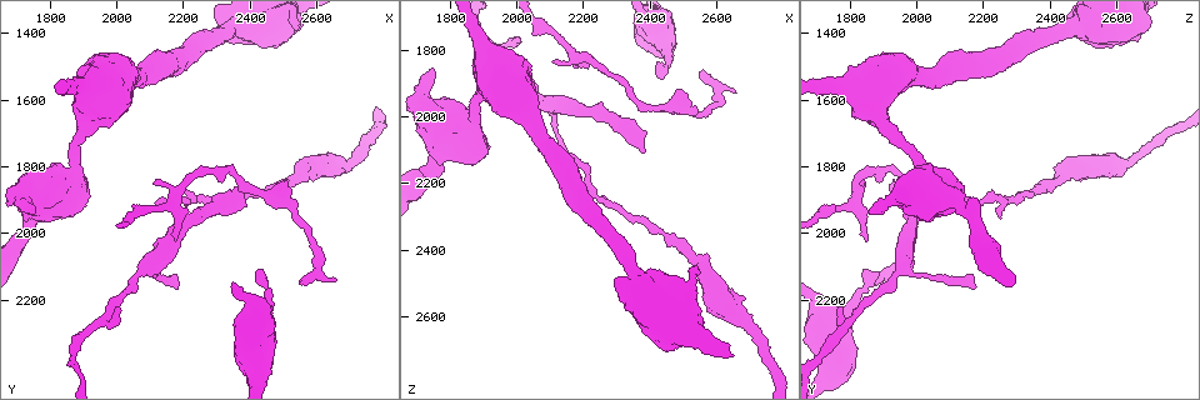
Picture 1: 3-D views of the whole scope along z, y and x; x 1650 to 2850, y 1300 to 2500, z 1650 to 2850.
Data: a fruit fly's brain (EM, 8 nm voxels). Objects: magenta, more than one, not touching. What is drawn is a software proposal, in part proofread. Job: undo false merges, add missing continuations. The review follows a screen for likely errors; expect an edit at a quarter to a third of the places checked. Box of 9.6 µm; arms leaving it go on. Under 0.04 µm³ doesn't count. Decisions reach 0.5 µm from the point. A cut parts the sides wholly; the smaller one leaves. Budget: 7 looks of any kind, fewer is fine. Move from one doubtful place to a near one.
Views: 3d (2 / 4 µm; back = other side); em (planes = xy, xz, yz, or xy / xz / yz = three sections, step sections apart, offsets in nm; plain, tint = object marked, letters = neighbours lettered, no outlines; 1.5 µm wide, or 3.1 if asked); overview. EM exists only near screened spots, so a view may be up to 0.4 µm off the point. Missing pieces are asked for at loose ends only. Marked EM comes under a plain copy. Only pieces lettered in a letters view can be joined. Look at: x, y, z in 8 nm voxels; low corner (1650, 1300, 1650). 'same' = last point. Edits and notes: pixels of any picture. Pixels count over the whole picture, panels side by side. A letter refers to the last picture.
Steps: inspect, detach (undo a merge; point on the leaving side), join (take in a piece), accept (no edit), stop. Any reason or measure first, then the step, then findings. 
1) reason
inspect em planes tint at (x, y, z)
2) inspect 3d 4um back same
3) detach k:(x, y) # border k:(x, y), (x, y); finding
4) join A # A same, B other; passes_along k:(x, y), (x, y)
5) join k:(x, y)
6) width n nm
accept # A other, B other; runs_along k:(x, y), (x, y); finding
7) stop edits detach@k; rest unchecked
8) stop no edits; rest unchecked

an open end
inspect 3d 4um at (2370, 1880, 2110)

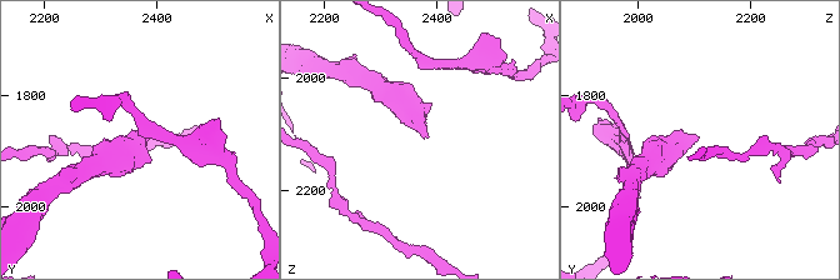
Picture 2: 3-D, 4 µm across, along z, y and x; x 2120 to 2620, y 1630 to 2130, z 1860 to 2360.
inspect em planes letters at (2380, 1875, 2110)

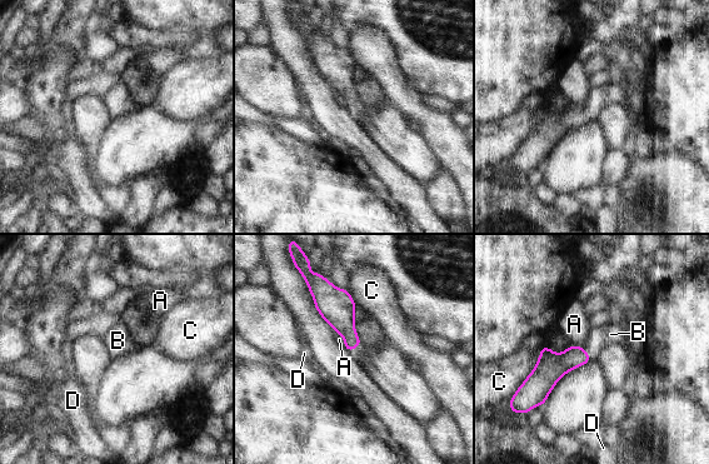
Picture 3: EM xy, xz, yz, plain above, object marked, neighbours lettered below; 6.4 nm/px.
join B # A other, B same, C other, D other; passes_along 3:(550, 367), (587, 353), (599, 337); it goes on there

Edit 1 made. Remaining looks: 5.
see it whole again
inspect overview

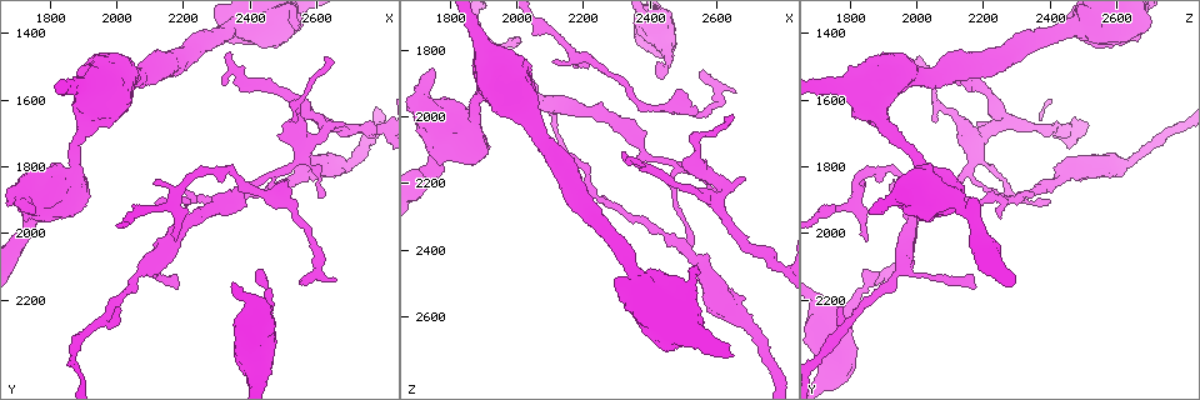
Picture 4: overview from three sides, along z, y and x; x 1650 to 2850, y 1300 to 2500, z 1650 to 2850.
an open end
inspect 3d 4um at (2440, 2110, 1880)

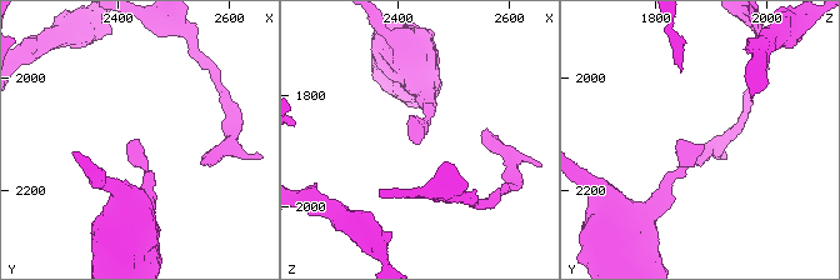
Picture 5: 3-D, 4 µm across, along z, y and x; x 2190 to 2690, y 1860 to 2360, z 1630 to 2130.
inspect em xy step 8 tint at (2440, 2120, 1885)

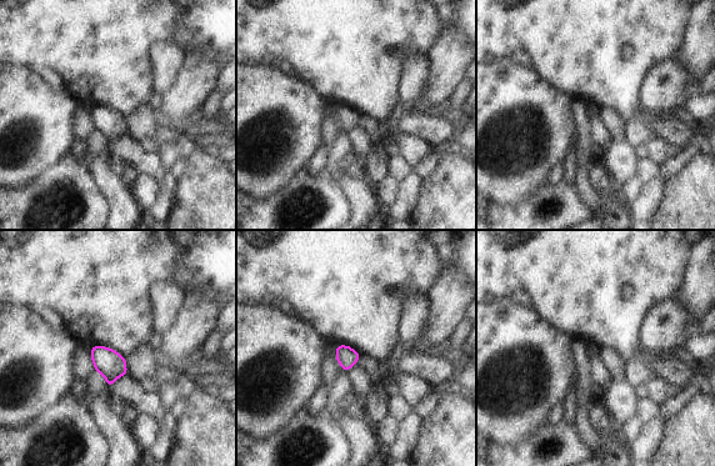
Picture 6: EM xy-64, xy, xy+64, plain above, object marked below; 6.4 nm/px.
another direction
inspect em planes letters same

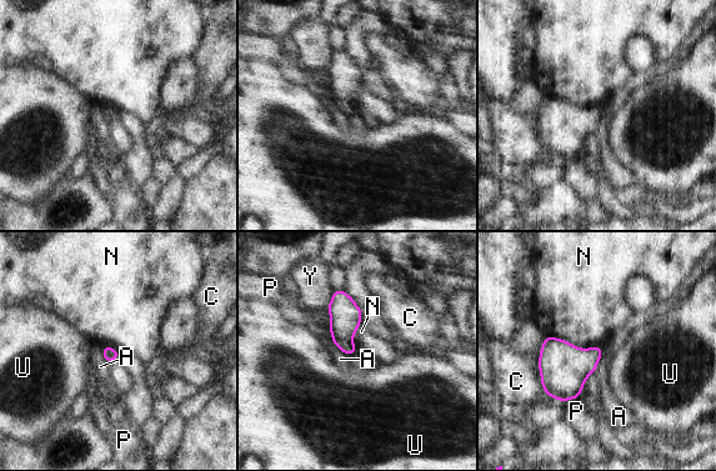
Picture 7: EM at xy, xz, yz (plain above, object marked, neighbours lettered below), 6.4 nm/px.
longest_contact N 360 nm
accept # A other, C other, N other, P other, U other, Y other; border 7:(546, 335), (580, 347), (600, 347); no lettered piece goes on from it

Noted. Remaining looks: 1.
free end
inspect em xz step 4 letters at (2660, 2140, 1920)

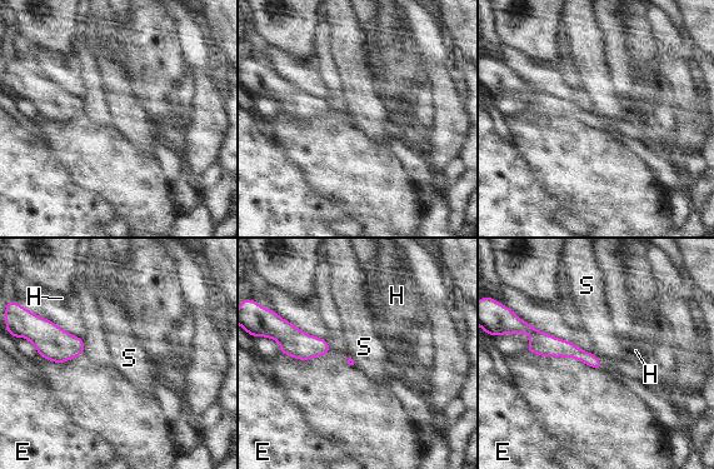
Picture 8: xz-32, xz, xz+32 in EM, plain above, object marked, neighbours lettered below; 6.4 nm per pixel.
accept # E other, H other, S other; border 8:(595, 354), (602, 368); none of them fits

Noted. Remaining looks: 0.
stop edits join@3; rest unchecked

